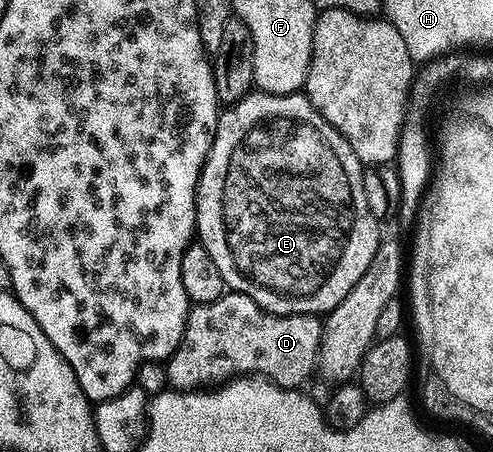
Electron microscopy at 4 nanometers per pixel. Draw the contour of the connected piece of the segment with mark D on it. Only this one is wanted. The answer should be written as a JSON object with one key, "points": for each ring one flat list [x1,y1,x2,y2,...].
{"points":[[227,291,223,293,220,299,216,299,212,303,204,303,203,305,194,305,190,313,186,317,186,326,184,327,184,335,180,339,180,343,176,347,176,351,165,362,166,380,169,388,174,391,198,391,203,387,214,387,219,383,225,383,239,375,257,375,267,377,269,381,275,381,280,387,285,389,298,389,310,376,313,375,314,369,319,368,320,354,322,351,322,342,324,340,324,321,321,316,312,313,270,313,267,309,261,309,258,304,248,295,243,293,235,293]]}

